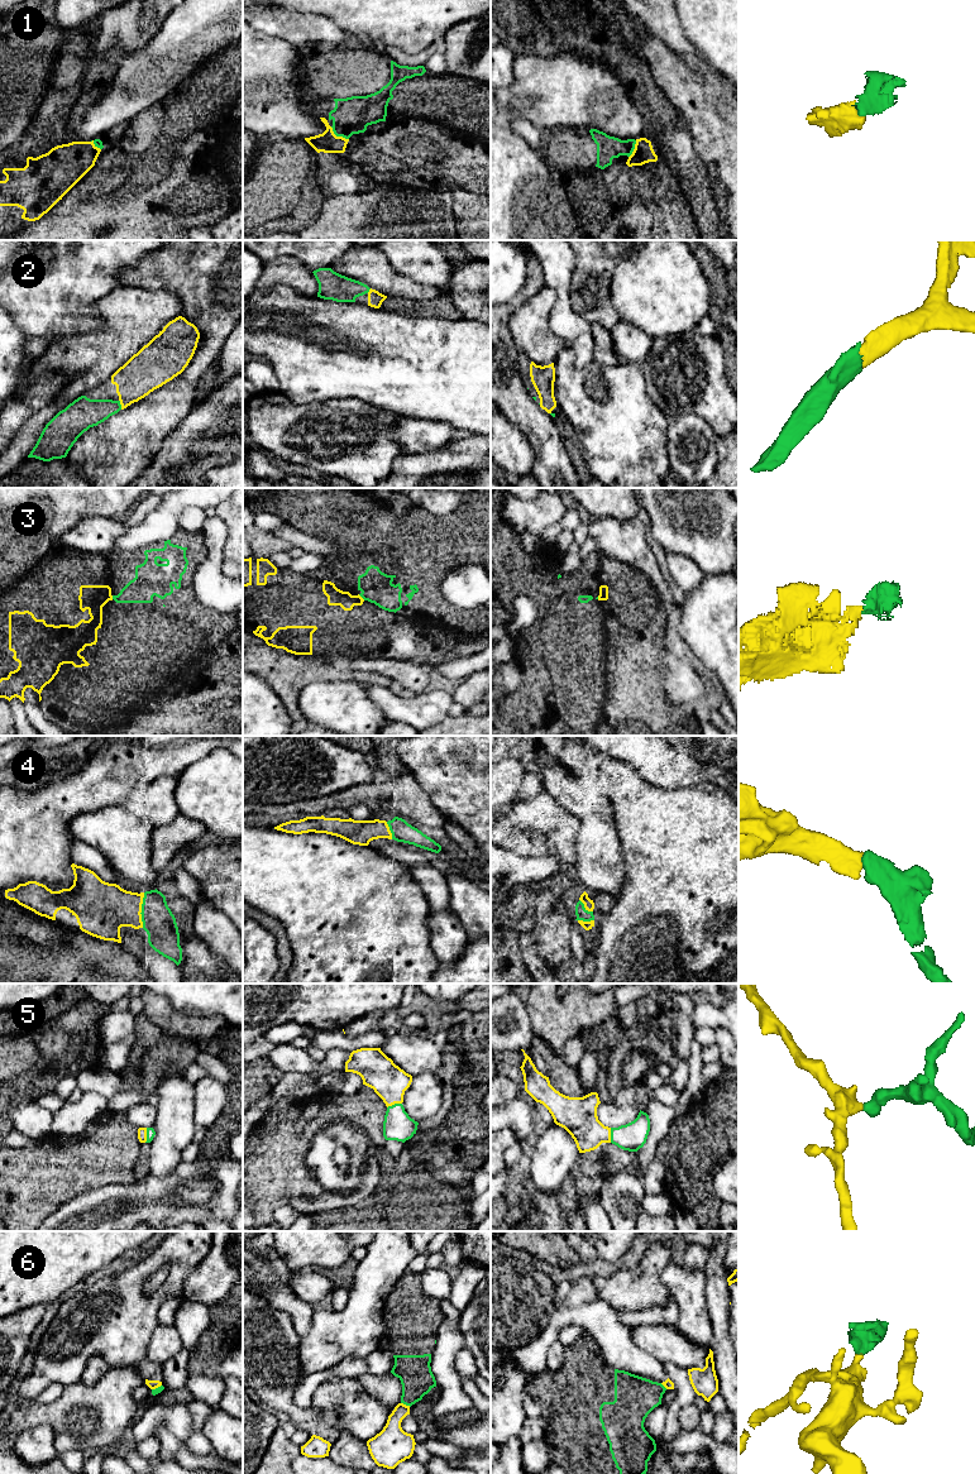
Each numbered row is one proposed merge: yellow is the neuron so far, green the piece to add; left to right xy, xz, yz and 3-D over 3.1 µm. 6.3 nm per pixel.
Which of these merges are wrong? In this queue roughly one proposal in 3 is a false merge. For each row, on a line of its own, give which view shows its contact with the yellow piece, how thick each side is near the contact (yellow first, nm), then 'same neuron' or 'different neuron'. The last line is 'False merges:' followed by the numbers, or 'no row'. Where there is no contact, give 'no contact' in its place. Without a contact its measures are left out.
1: contact in xz; calibres 140 and 240 nm; same neuron
2: contact in xy; calibres 260 and 200 nm; same neuron
3: contact in xz; calibres 110 and 200 nm; different neuron
4: contact in xy; calibres 340 and 200 nm; same neuron
5: contact in xy; calibres 60 and 60 nm; same neuron
6: contact in xz; calibres 200 and 220 nm; different neuron
False merges: 3, 6

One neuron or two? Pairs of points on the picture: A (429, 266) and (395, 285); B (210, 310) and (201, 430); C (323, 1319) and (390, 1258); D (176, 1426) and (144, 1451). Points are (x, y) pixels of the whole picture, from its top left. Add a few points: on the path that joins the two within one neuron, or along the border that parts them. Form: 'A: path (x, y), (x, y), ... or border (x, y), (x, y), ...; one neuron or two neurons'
A: border (386, 258), (398, 273), (436, 287); two neurons
B: border (195, 403), (176, 426); two neurons
C: path (343, 1319), (368, 1293), (374, 1278); one neuron
D: border (153, 1435), (133, 1444); two neurons

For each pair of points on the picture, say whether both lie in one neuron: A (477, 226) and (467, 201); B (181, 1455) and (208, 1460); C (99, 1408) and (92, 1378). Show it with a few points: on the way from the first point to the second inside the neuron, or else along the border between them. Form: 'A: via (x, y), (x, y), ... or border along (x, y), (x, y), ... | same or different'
A: via (477, 220), (477, 216), (468, 207) | same
B: via (187, 1460), (201, 1460) | same
C: border along (110, 1368), (91, 1384), (81, 1382) | different

